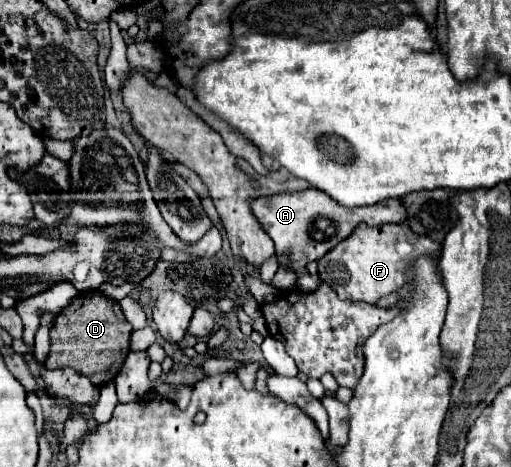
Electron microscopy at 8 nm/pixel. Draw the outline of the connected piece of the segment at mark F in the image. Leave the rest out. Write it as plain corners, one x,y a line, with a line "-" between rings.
361,223
355,233
331,249
319,263
319,279
327,281
339,295
339,299
377,303
381,297
399,291
407,283
407,265
419,257
431,255
435,261
441,255
441,243
429,237
415,235
407,225
379,225
369,227

